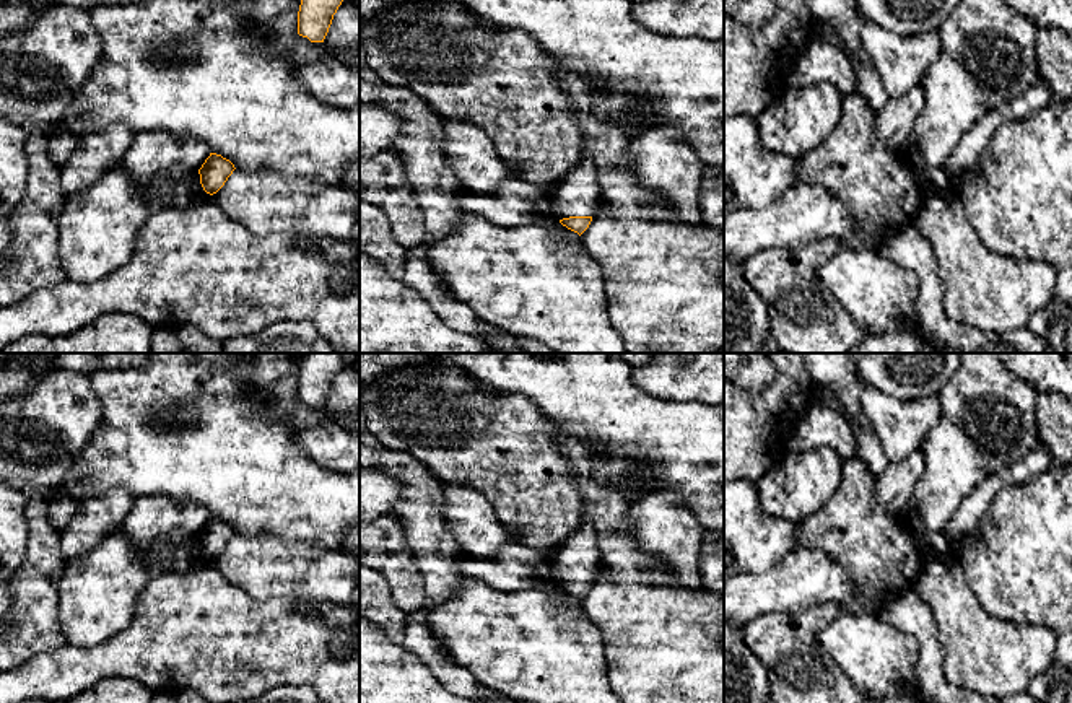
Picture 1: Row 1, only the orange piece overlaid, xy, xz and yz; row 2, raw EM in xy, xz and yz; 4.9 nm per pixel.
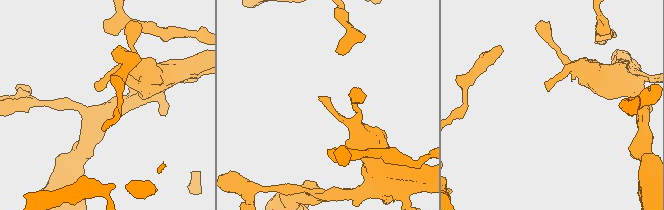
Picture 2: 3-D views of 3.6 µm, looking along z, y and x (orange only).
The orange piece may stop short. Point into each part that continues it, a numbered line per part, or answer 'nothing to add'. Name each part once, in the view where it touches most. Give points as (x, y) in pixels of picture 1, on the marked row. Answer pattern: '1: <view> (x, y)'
1: xz (576, 194)

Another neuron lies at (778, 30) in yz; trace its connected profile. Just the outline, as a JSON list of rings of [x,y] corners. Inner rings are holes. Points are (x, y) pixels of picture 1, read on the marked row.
[[[774,0],[776,11],[760,28],[724,15],[724,117],[758,119],[787,90],[787,75],[799,52],[812,41],[813,16],[805,0]]]

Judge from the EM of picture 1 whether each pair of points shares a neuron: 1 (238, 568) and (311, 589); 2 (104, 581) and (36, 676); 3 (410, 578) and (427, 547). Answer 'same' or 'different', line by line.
1: same
2: different
3: different

